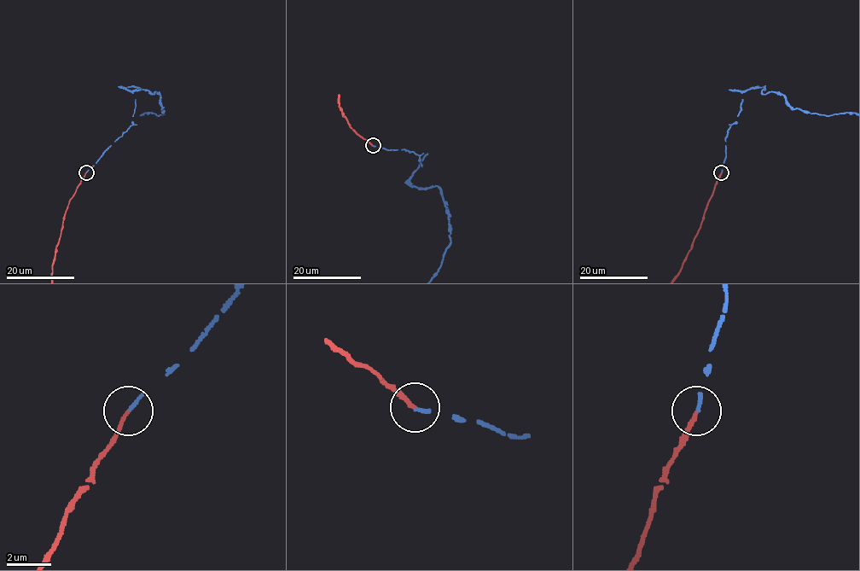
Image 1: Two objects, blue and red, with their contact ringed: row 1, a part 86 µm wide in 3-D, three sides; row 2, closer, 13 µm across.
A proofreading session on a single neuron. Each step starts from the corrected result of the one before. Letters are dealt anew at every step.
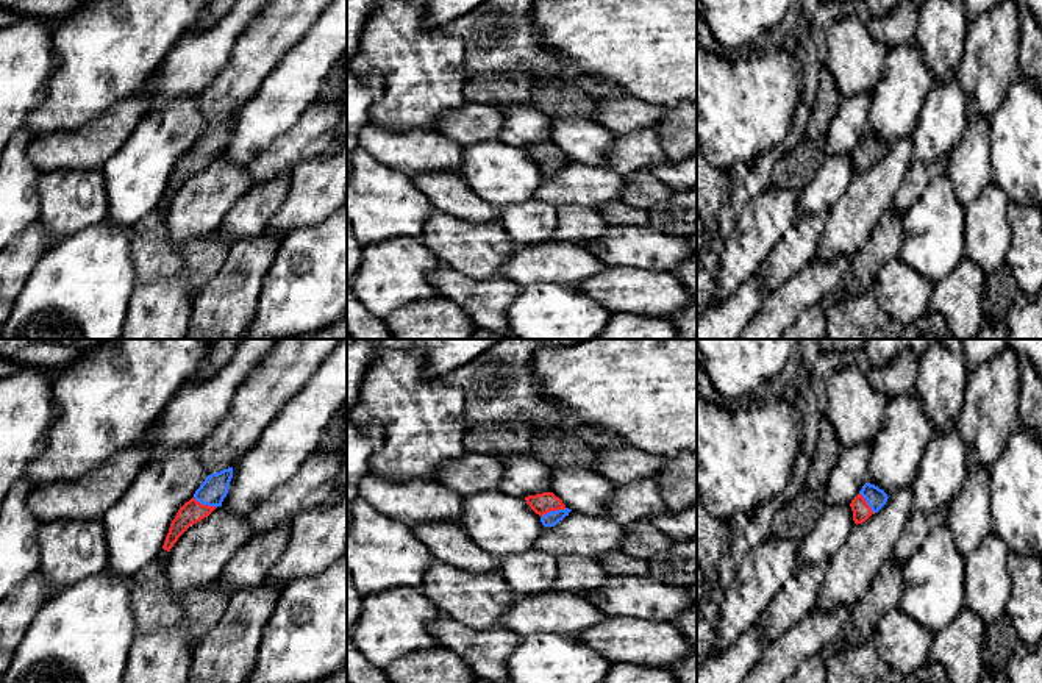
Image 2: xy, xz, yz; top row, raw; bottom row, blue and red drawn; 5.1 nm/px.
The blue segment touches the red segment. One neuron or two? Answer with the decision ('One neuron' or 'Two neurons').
One neuron

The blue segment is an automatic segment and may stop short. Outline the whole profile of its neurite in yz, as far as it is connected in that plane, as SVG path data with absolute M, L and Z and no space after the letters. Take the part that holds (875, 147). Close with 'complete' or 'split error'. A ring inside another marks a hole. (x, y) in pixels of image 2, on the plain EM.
M865 133L859 144L851 150L855 173L865 172L873 163L878 163L887 152L887 144L875 134Z; split error

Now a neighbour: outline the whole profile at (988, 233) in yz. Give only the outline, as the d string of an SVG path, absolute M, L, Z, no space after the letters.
M990 181L980 197L965 206L964 256L989 275L998 269L1011 245L1009 198Z

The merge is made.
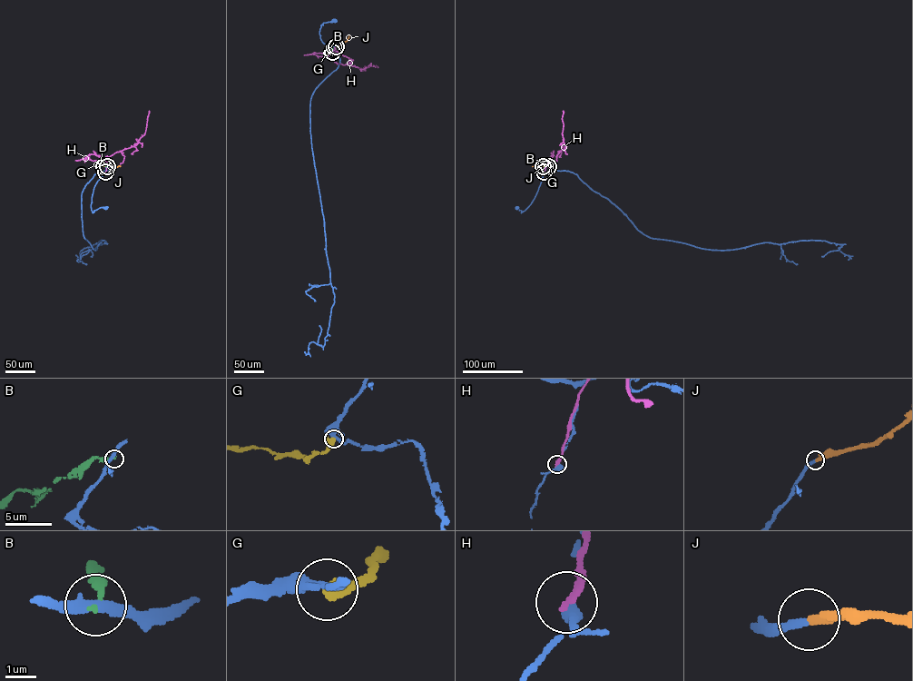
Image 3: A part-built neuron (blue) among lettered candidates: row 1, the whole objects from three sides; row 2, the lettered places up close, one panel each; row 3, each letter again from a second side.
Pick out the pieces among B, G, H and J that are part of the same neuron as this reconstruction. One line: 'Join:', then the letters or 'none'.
Join: J

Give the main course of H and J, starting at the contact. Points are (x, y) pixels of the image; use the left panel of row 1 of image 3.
H: (105, 172), (95, 154), (112, 168), (119, 166), (124, 158), (121, 151), (136, 145), (145, 133), (149, 111)
J: (107, 166), (120, 166)

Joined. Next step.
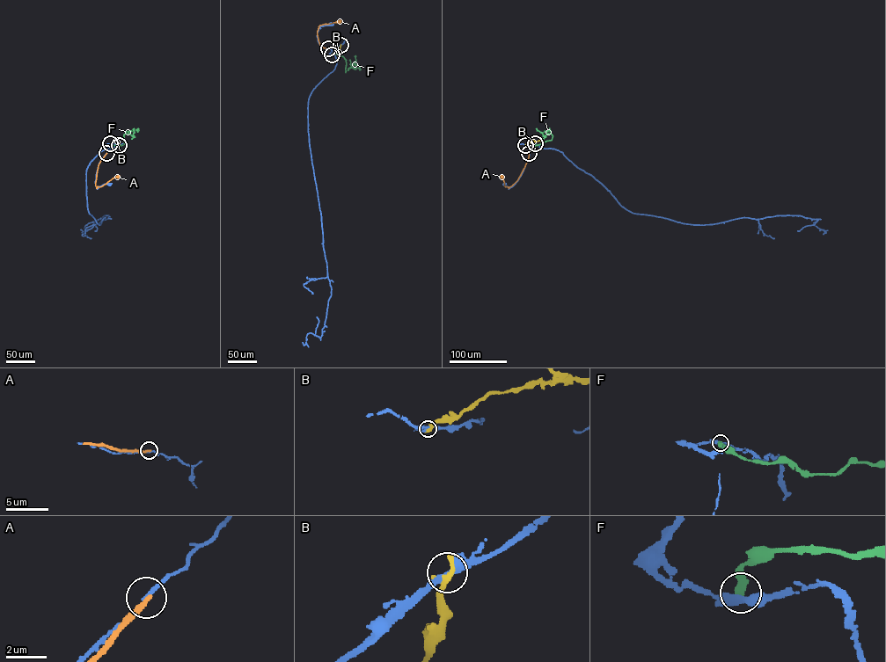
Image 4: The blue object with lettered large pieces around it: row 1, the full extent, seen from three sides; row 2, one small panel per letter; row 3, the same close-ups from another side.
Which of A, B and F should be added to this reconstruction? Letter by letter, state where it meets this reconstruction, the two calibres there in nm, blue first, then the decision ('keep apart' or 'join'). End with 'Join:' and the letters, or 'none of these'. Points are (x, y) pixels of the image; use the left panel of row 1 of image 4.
A: (106, 153) | 160/240 nm | keep apart
B: (119, 145) | 360/440 nm | keep apart
F: (110, 143) | 340/280 nm | keep apart
Join: none of these

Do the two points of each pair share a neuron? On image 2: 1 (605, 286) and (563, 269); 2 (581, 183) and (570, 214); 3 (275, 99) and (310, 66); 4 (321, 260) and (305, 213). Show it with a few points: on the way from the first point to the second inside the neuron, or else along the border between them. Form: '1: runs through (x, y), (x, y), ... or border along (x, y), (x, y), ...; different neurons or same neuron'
1: border along (610, 268), (575, 285); different neurons
2: border along (555, 207), (586, 205), (594, 210); different neurons
3: runs through (283, 92), (302, 74); same neuron
4: border along (330, 214), (314, 225), (297, 227), (280, 241); different neurons

